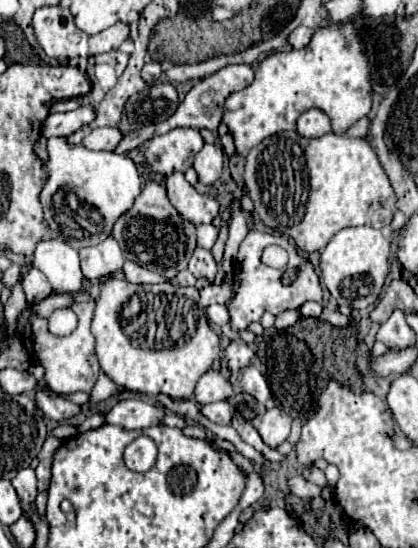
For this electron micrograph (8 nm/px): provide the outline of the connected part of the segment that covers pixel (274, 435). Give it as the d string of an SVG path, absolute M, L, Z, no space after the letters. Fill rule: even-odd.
M270 408L266 410L266 414L262 416L262 424L258 428L262 440L270 446L276 448L278 444L282 444L288 434L290 434L290 416L282 410L282 408Z

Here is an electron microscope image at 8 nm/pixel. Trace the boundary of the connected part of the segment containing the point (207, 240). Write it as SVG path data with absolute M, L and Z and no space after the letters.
M198 224L196 232L198 232L198 246L210 250L214 246L214 242L216 242L218 230L212 224Z

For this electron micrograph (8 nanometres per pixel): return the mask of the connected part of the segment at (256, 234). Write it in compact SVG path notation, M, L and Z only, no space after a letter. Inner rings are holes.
M250 230L248 236L240 244L240 252L238 252L236 264L238 264L238 290L236 290L236 294L234 294L232 302L230 302L230 316L232 316L232 326L238 328L238 330L246 328L250 322L260 320L260 316L264 312L278 314L278 312L284 312L284 310L290 310L290 308L298 310L308 300L316 300L316 302L322 300L318 274L314 272L312 264L304 256L300 256L296 252L294 244L288 238L284 238L284 236L272 236L268 232ZM268 244L278 244L278 246L282 246L288 252L290 260L288 260L284 270L276 270L276 268L264 266L260 262L262 250Z

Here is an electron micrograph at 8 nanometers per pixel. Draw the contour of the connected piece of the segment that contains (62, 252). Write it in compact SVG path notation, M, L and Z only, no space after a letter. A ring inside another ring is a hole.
M62 238L42 240L36 246L32 266L46 274L54 294L78 292L82 288L82 272L78 252Z

